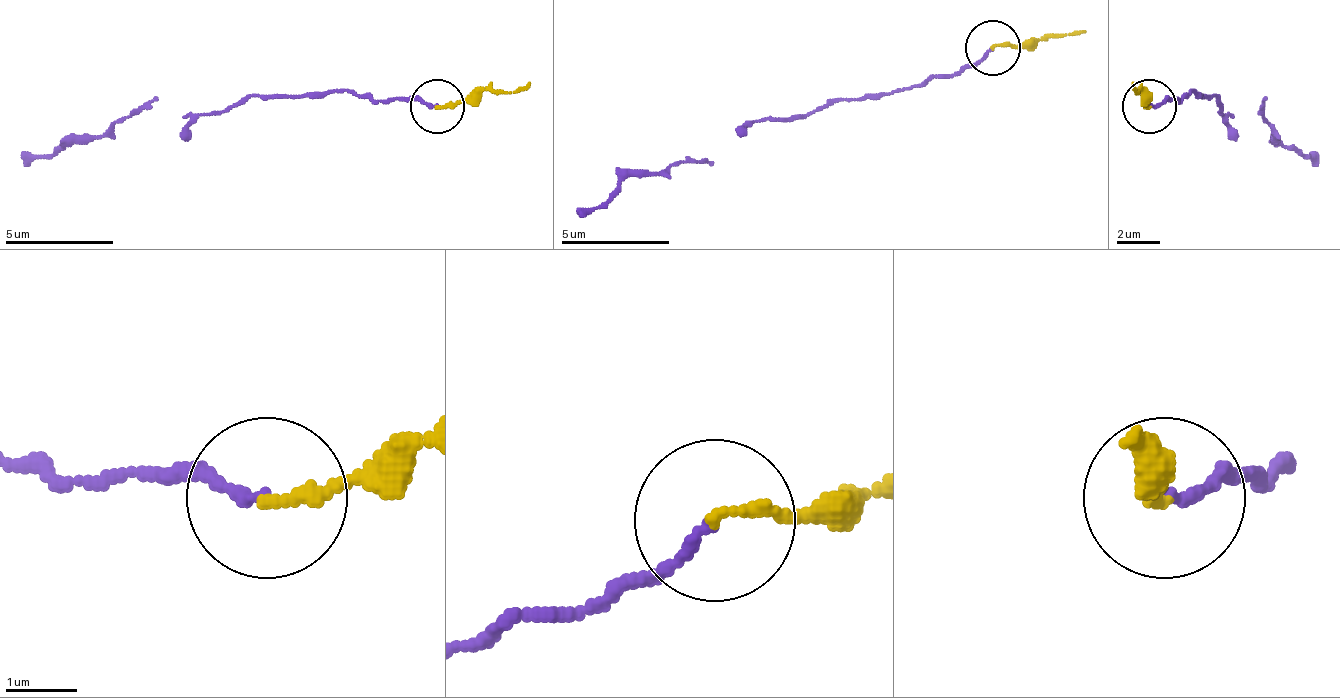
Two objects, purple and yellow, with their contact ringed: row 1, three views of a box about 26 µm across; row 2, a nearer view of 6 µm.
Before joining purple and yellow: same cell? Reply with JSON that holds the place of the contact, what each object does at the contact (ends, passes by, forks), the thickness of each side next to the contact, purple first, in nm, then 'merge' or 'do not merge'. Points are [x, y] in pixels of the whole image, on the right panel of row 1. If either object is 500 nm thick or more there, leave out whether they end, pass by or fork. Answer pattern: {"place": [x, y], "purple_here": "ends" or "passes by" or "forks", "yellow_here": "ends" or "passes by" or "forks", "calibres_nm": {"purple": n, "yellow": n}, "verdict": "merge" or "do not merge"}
{"place": [1149, 106], "purple_here": "ends", "yellow_here": "ends", "calibres_nm": {"purple": 140, "yellow": 170}, "verdict": "merge"}

